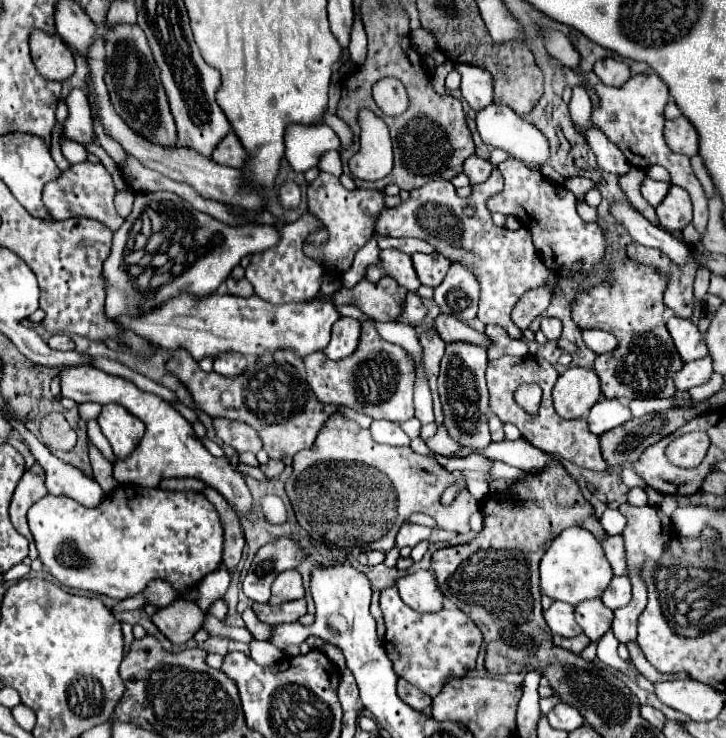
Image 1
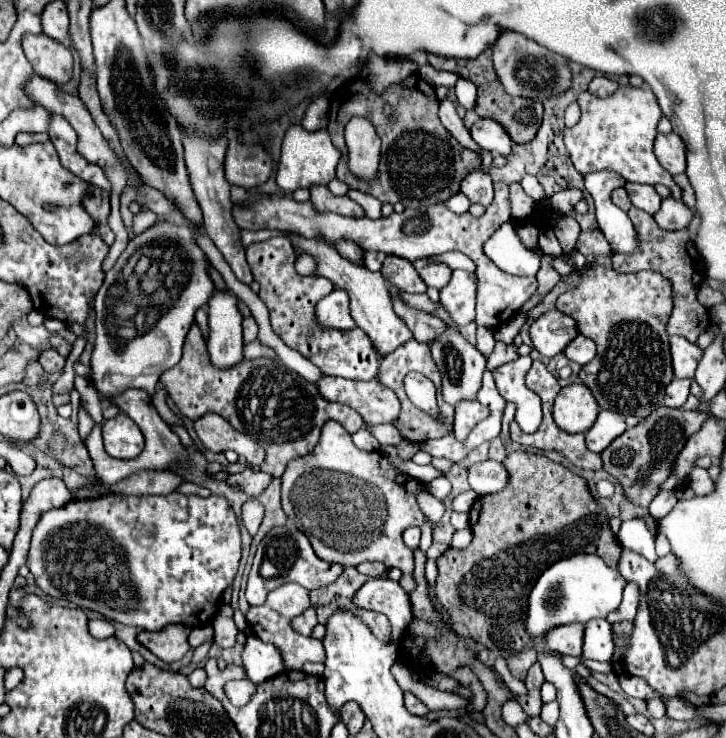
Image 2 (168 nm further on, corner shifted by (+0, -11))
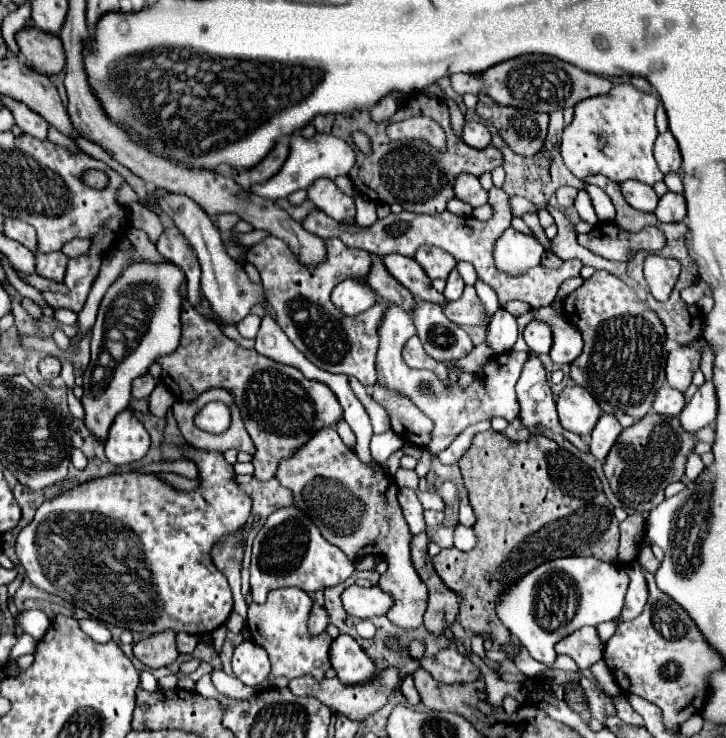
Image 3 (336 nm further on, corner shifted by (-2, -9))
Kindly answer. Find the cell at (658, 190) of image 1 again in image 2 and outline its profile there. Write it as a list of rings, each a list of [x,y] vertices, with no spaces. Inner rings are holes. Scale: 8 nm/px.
[[[626,182],[624,184],[628,196],[630,196],[630,202],[648,212],[648,214],[656,214],[658,208],[660,208],[660,202],[662,198],[658,196],[658,192],[652,188],[652,186],[646,186],[646,184],[632,184],[632,182]]]

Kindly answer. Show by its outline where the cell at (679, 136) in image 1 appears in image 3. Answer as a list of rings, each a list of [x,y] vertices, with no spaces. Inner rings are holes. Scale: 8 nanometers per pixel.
[[[670,132],[658,134],[656,144],[654,144],[654,158],[658,162],[658,168],[668,174],[668,172],[678,172],[682,166],[682,156],[676,138]]]

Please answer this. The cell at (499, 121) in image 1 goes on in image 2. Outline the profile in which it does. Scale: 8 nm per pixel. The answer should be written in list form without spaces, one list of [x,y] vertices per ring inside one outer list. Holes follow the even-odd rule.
[[[480,118],[472,128],[470,128],[470,136],[472,140],[488,152],[496,152],[496,154],[510,154],[512,148],[512,140],[506,136],[506,132],[502,130],[502,126],[498,126],[494,120],[488,118]]]

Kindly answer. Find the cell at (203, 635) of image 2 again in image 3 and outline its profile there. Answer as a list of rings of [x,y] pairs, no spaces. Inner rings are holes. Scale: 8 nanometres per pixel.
[[[178,634],[178,648],[182,654],[192,654],[196,644],[198,644],[198,636],[192,636],[192,634]]]

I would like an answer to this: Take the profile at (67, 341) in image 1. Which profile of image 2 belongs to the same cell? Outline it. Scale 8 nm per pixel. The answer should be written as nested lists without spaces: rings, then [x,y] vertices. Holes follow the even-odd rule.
[[[44,350],[38,358],[38,362],[42,364],[42,368],[52,374],[52,372],[62,372],[64,370],[64,364],[66,364],[66,358],[60,356],[56,350]]]

